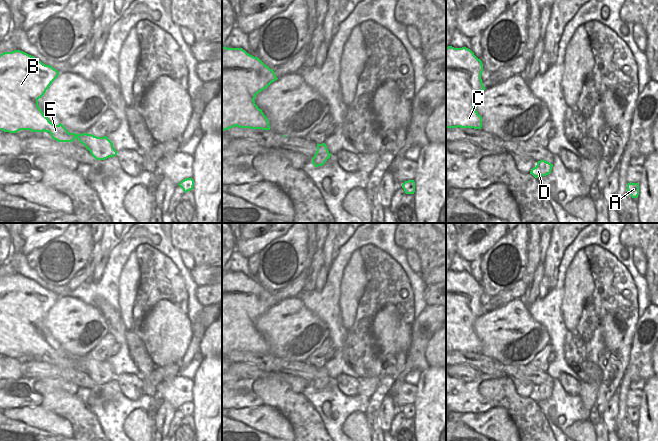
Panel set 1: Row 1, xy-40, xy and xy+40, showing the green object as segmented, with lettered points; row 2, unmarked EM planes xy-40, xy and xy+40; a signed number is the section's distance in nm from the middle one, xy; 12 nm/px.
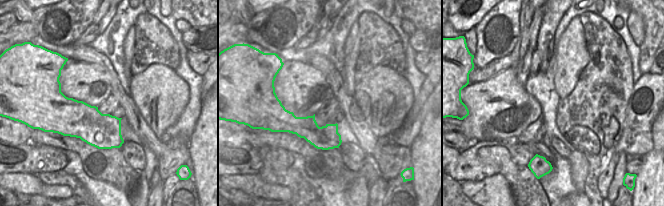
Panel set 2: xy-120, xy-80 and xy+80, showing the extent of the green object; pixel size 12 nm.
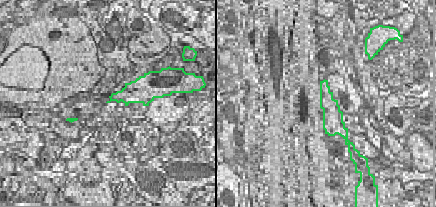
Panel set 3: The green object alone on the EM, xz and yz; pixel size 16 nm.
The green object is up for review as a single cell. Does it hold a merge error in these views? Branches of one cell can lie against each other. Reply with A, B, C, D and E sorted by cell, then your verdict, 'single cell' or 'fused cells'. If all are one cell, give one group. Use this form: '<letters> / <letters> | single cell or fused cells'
A B C D E | single cell

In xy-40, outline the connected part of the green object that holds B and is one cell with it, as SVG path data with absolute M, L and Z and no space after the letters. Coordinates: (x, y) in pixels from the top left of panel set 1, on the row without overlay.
M14 274L0 278L0 354L16 357L20 354L32 356L49 356L52 363L58 366L72 366L76 362L82 367L96 384L105 384L117 379L113 367L107 360L97 361L92 358L69 357L59 347L54 349L38 330L41 322L51 307L58 301L59 296L50 289L45 289L34 280L23 275Z

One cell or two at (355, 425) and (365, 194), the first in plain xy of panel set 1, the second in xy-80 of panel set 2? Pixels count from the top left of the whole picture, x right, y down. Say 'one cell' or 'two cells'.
one cell

